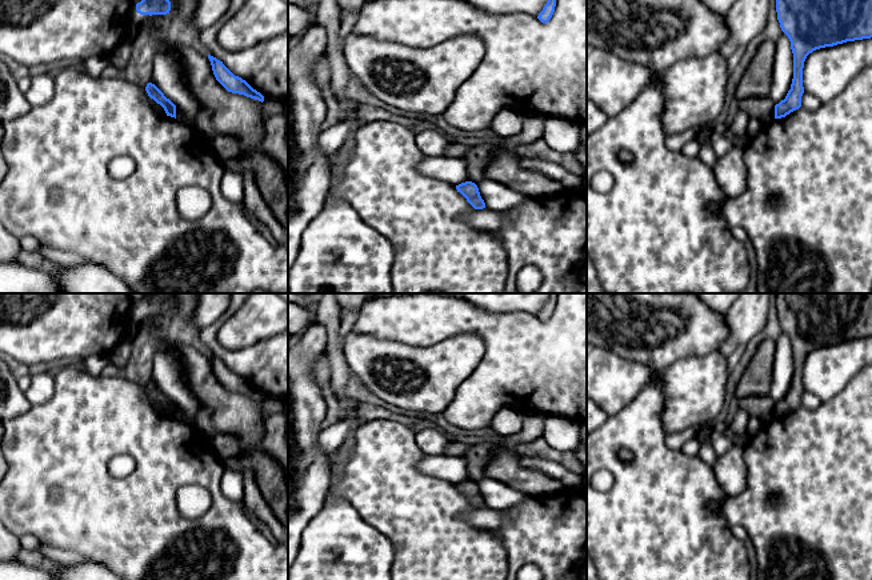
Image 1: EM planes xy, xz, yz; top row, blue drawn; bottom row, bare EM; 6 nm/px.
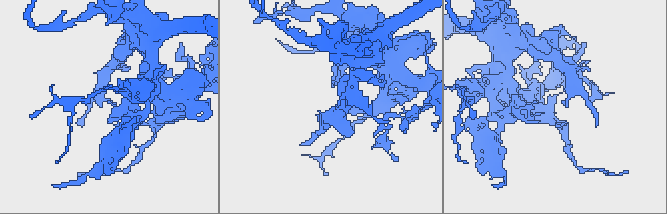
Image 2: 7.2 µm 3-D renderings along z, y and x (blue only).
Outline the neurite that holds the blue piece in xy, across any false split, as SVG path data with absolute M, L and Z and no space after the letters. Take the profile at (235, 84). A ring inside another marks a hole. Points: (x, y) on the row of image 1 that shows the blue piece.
M208 55L208 59L212 65L213 75L216 80L232 93L244 95L247 97L264 101L264 96L253 89L245 80L239 76L235 76L224 64L223 61L217 60L216 57Z

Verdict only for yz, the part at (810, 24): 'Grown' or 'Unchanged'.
Unchanged

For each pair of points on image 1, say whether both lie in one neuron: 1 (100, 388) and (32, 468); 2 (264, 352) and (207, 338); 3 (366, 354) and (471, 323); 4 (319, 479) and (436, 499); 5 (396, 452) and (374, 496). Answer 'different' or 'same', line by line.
1: same
2: same
3: different
4: different
5: same

